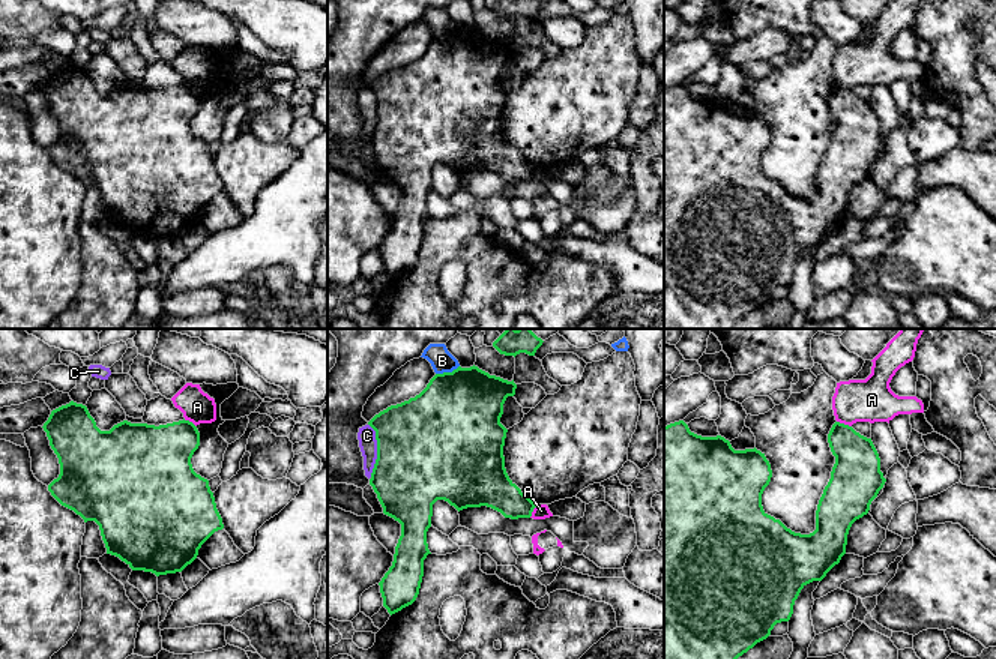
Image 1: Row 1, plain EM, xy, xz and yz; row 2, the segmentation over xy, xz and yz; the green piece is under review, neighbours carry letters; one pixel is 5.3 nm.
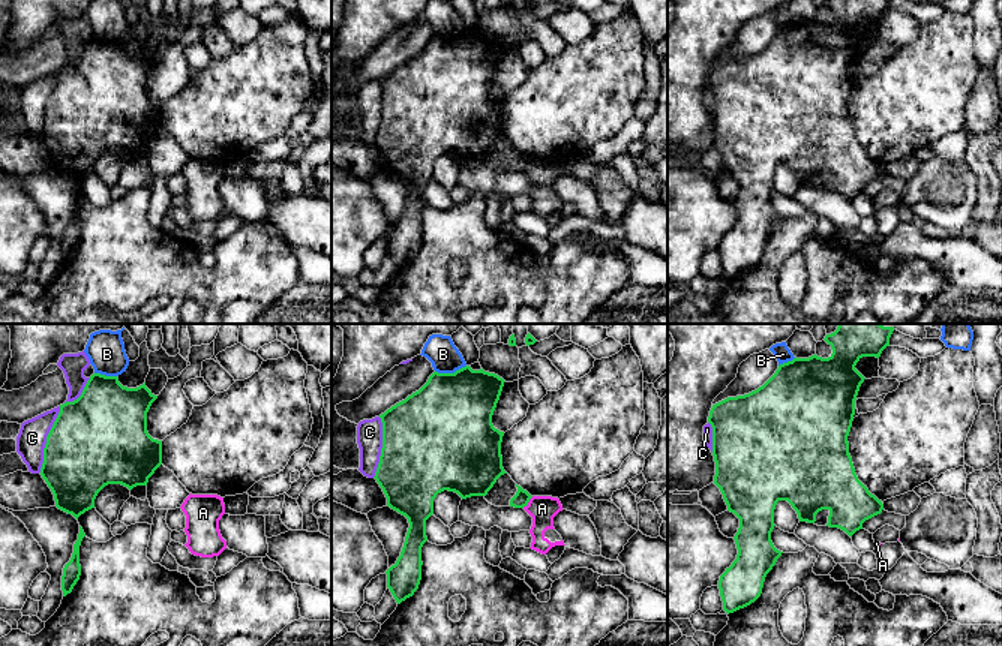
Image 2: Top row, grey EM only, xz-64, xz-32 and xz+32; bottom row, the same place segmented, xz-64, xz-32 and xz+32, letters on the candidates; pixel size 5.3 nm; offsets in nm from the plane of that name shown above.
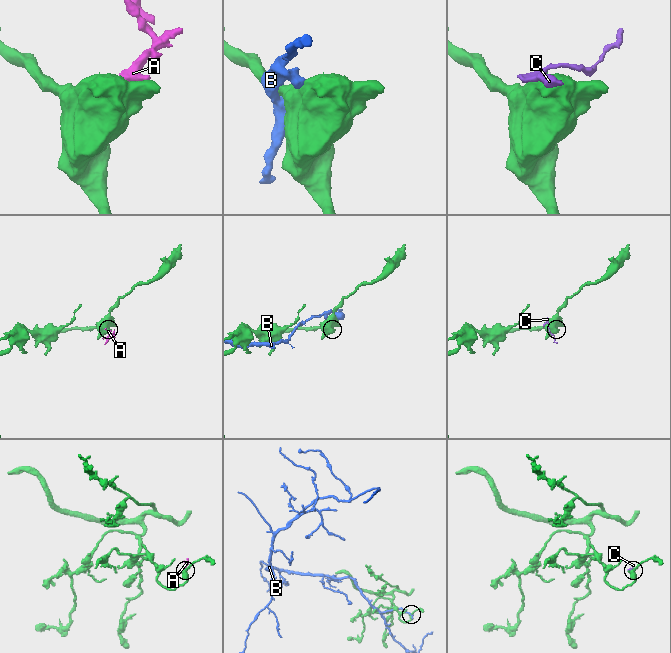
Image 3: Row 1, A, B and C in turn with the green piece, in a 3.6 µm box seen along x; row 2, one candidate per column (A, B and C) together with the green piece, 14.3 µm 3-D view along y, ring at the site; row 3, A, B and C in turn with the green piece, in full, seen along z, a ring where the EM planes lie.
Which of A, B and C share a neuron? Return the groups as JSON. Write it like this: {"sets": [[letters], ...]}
{"sets": [["A"], ["B"], ["C"]]}

